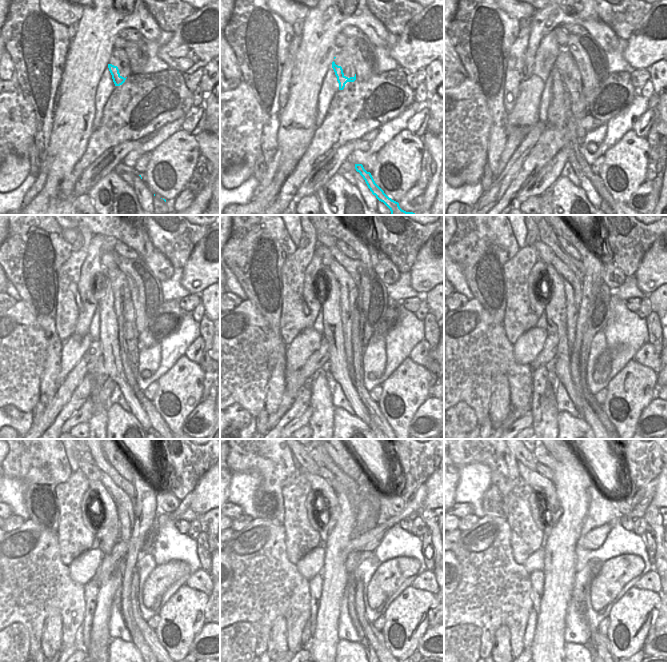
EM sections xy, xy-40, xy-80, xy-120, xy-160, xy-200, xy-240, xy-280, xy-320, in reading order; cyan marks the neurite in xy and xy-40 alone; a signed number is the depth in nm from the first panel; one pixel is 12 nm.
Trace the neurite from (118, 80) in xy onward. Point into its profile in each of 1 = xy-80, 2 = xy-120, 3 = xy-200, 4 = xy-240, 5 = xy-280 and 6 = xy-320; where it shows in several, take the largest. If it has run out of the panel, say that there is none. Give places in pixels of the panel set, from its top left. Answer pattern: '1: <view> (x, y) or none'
1: xy-80 (562, 62)
2: xy-120 (119, 283)
3: xy-200 (573, 294)
4: xy-240 (124, 505)
5: xy-280 (323, 472)
6: xy-320 (543, 470)

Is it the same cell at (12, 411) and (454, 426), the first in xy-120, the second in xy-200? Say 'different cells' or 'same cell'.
same cell

